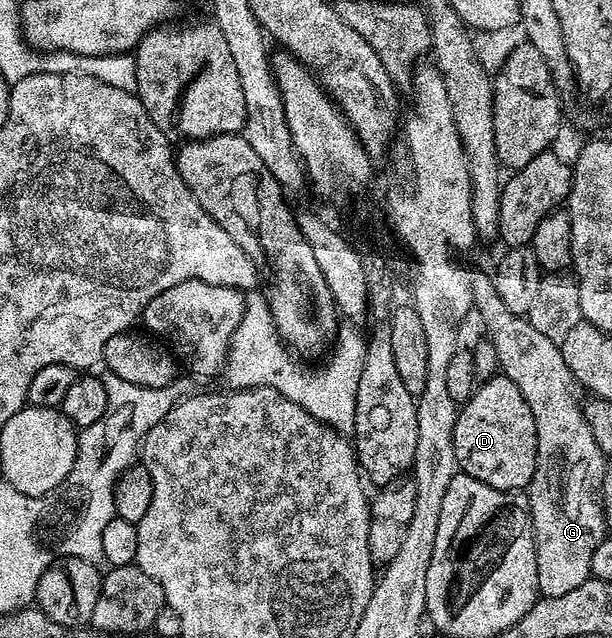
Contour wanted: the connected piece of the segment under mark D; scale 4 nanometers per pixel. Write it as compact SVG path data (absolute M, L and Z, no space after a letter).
M501 372L475 387L471 399L459 406L453 428L453 448L459 470L498 490L523 492L533 480L537 460L537 428L521 388Z

